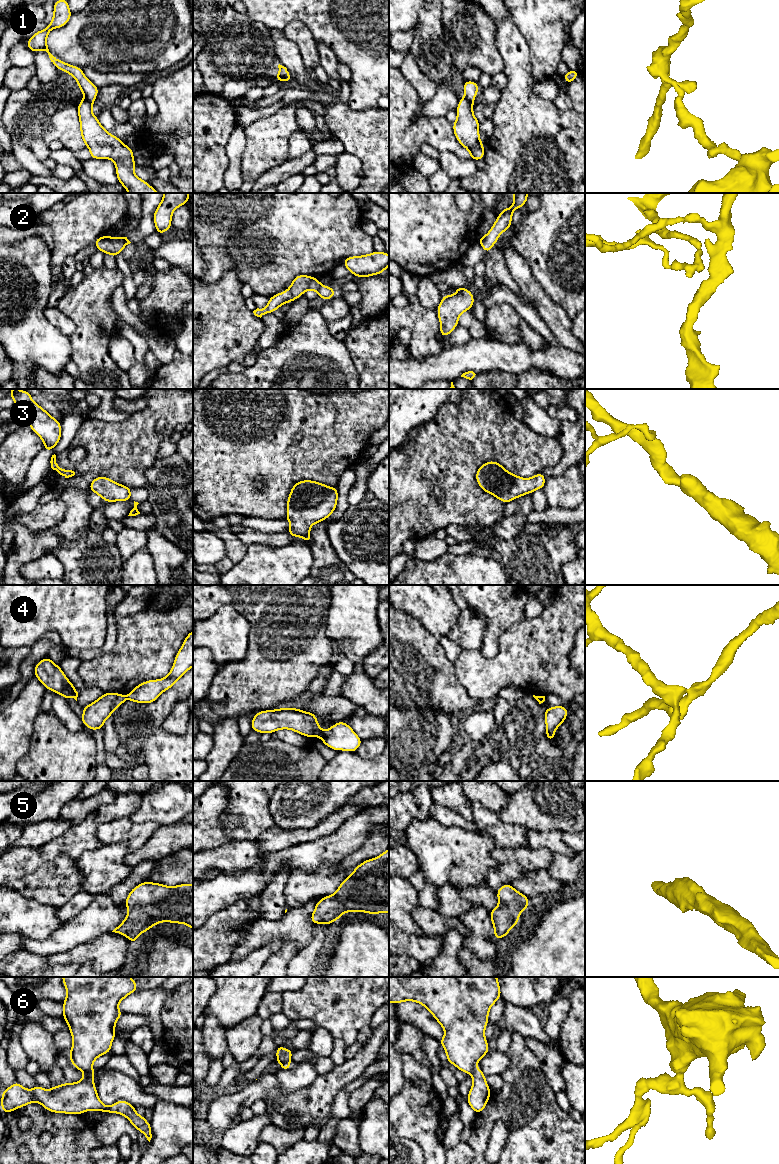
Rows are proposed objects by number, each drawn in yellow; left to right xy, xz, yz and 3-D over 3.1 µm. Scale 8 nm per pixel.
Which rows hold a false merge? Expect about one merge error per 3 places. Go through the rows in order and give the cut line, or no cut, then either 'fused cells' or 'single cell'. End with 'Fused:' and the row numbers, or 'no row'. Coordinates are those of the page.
1: cut yz (465, 97), (473, 102); fused cells
2: cut xz (321, 285), (317, 291); fused cells
3: cut none; single cell
4: cut xz (322, 731), (320, 735); fused cells
5: cut none; single cell
6: cut xz (289, 1060), (281, 1064); fused cells
Fused: 1, 2, 4, 6

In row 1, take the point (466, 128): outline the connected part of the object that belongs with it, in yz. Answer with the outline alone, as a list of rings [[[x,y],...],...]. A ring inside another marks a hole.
[[[460,98],[457,112],[457,120],[453,122],[453,131],[457,141],[470,153],[470,159],[484,159],[484,144],[480,141],[479,121],[473,114],[474,102],[466,98]]]

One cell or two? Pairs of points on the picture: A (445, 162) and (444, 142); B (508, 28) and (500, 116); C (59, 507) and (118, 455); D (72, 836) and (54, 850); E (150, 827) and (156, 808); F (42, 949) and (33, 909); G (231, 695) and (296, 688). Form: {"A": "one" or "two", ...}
{"A": "two", "B": "one", "C": "two", "D": "one", "E": "two", "F": "two", "G": "one"}

